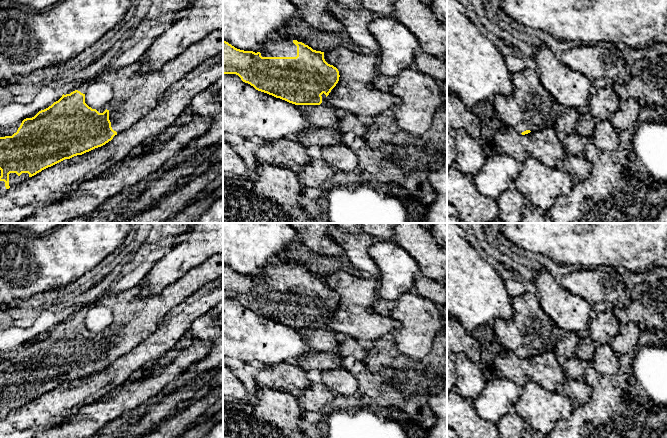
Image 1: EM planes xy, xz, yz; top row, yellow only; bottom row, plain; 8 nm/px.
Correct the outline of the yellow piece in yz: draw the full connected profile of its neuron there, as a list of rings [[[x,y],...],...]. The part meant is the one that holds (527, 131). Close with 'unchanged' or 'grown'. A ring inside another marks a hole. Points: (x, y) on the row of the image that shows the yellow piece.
[[[525,68],[511,74],[513,91],[509,96],[497,95],[494,108],[502,122],[518,134],[528,134],[538,129],[554,127],[557,119],[564,113],[565,107],[559,104],[542,85],[537,71]]]; grown

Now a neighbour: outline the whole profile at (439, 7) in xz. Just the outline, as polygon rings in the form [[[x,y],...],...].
[[[432,0],[428,5],[436,18],[447,25],[447,0]]]

